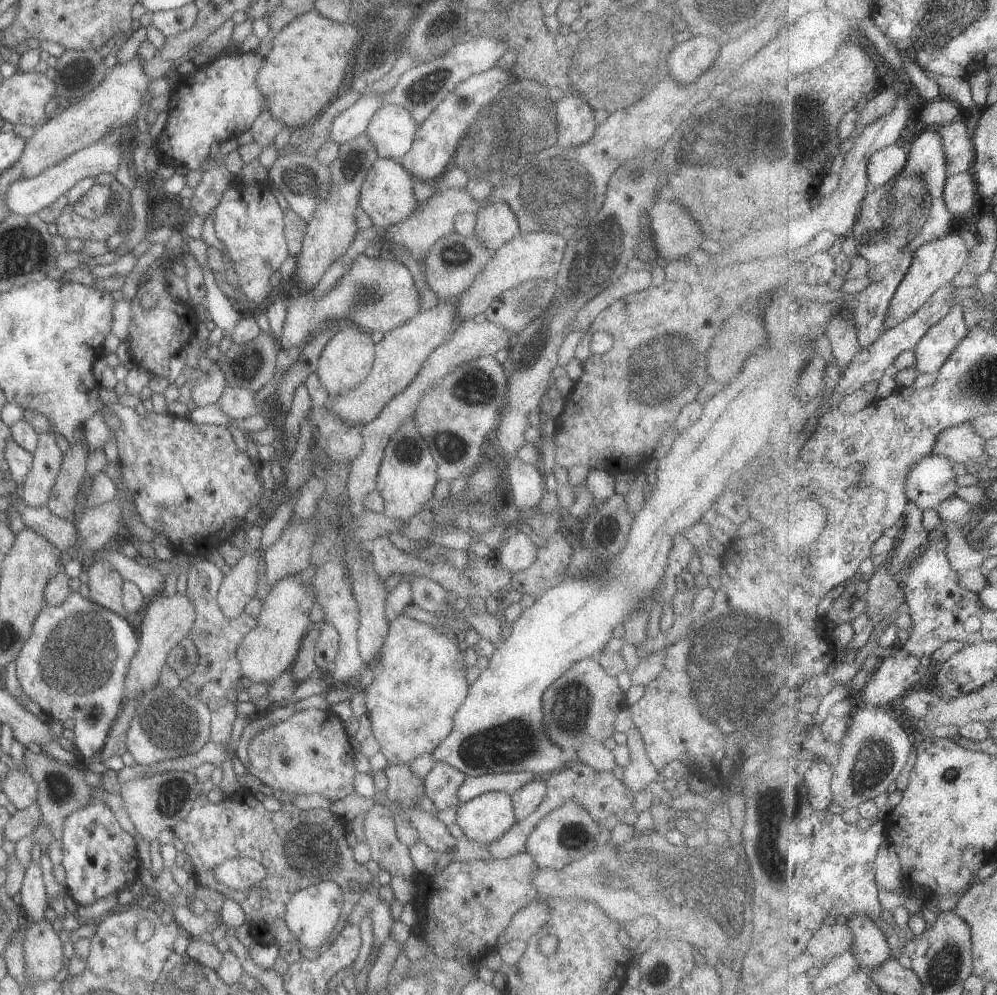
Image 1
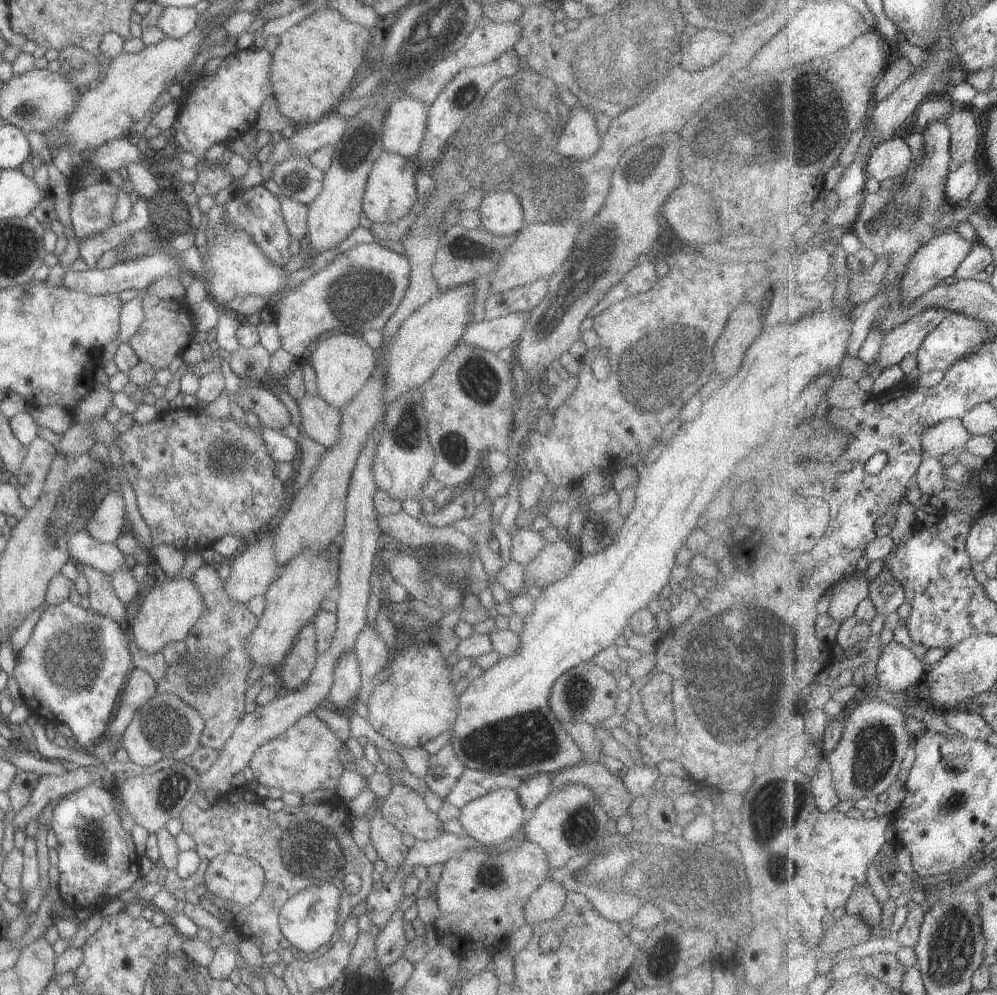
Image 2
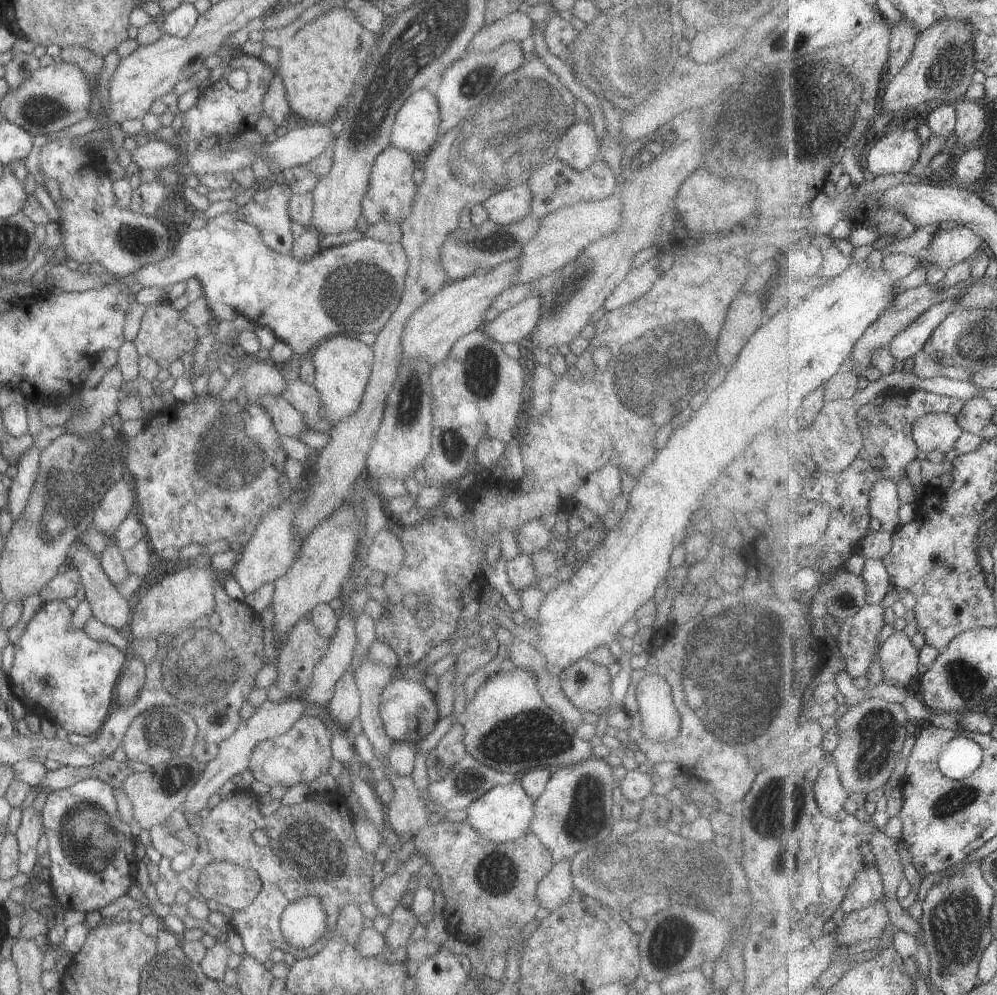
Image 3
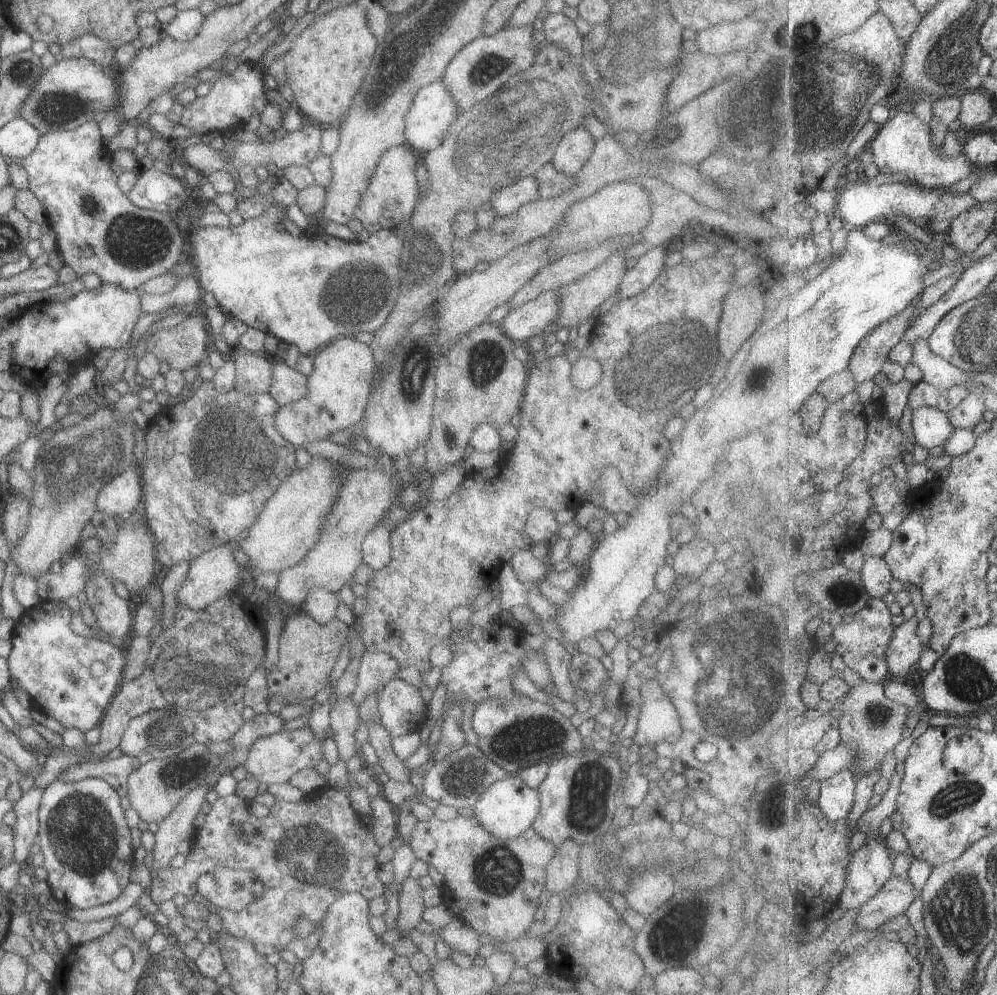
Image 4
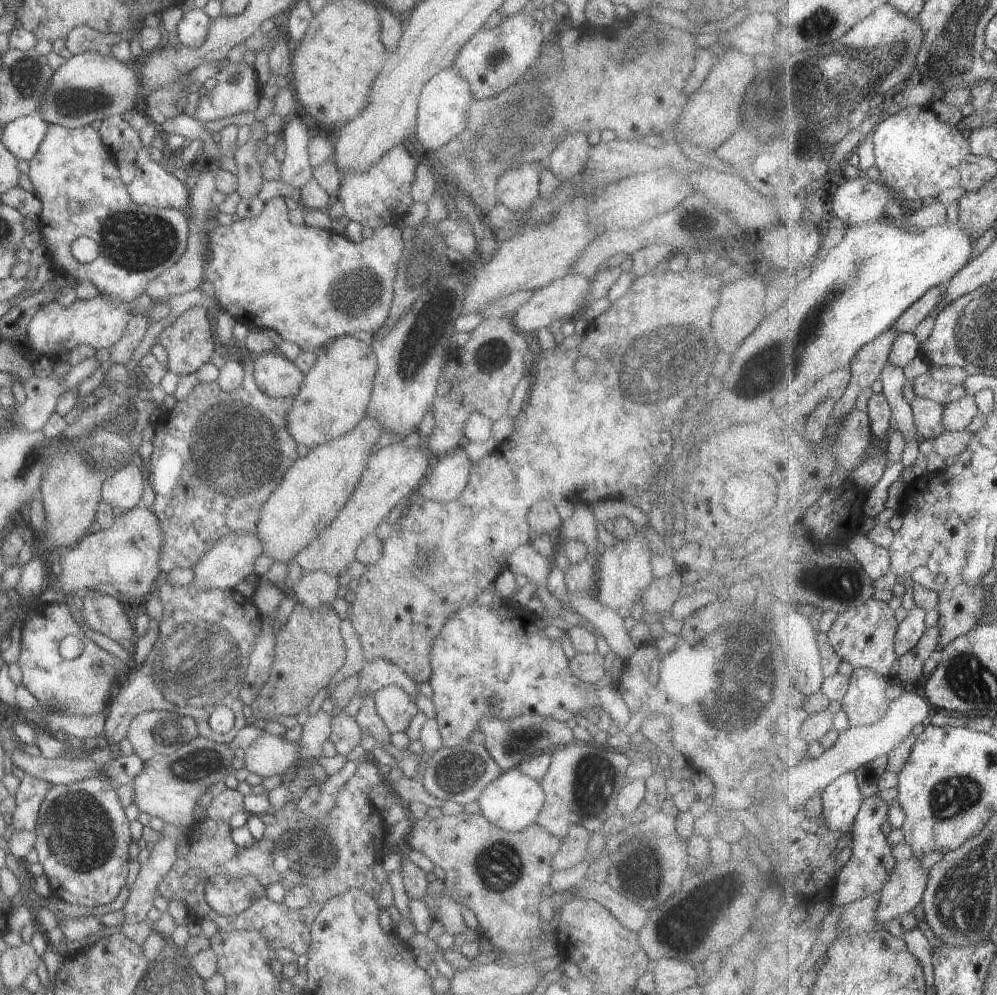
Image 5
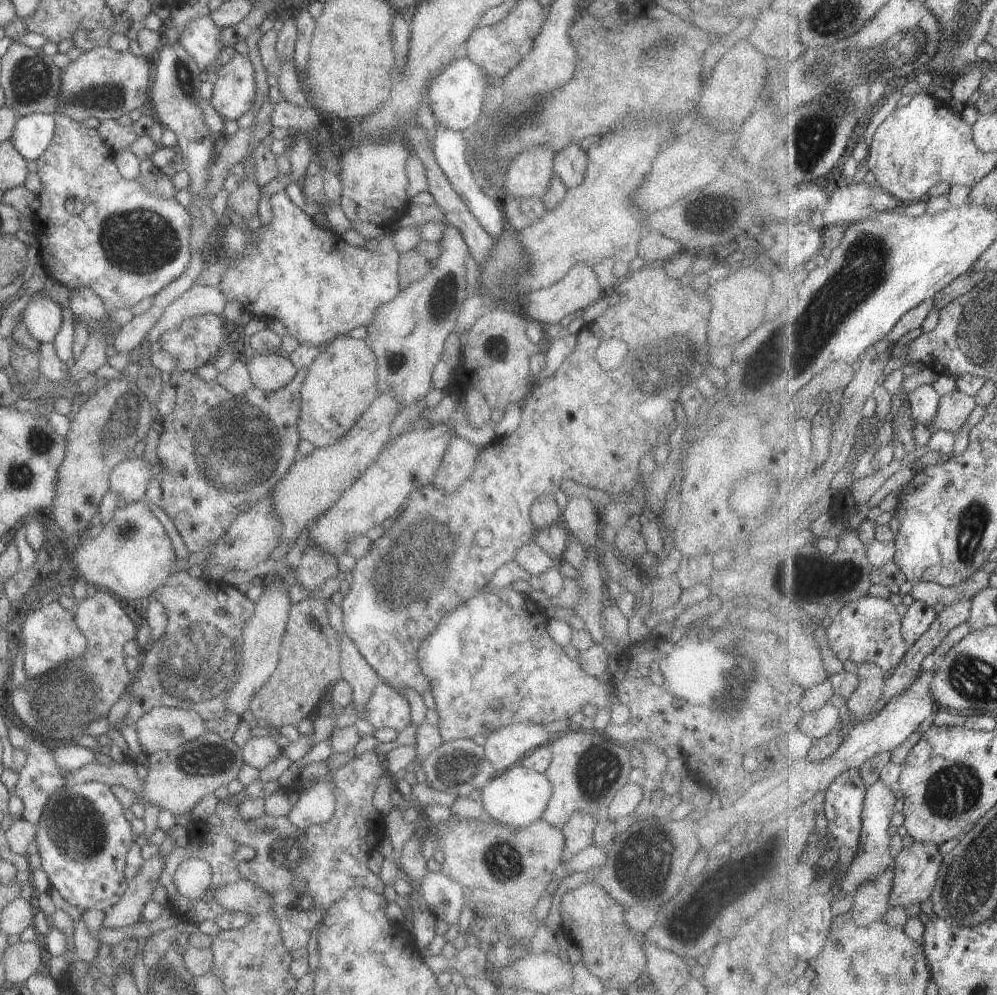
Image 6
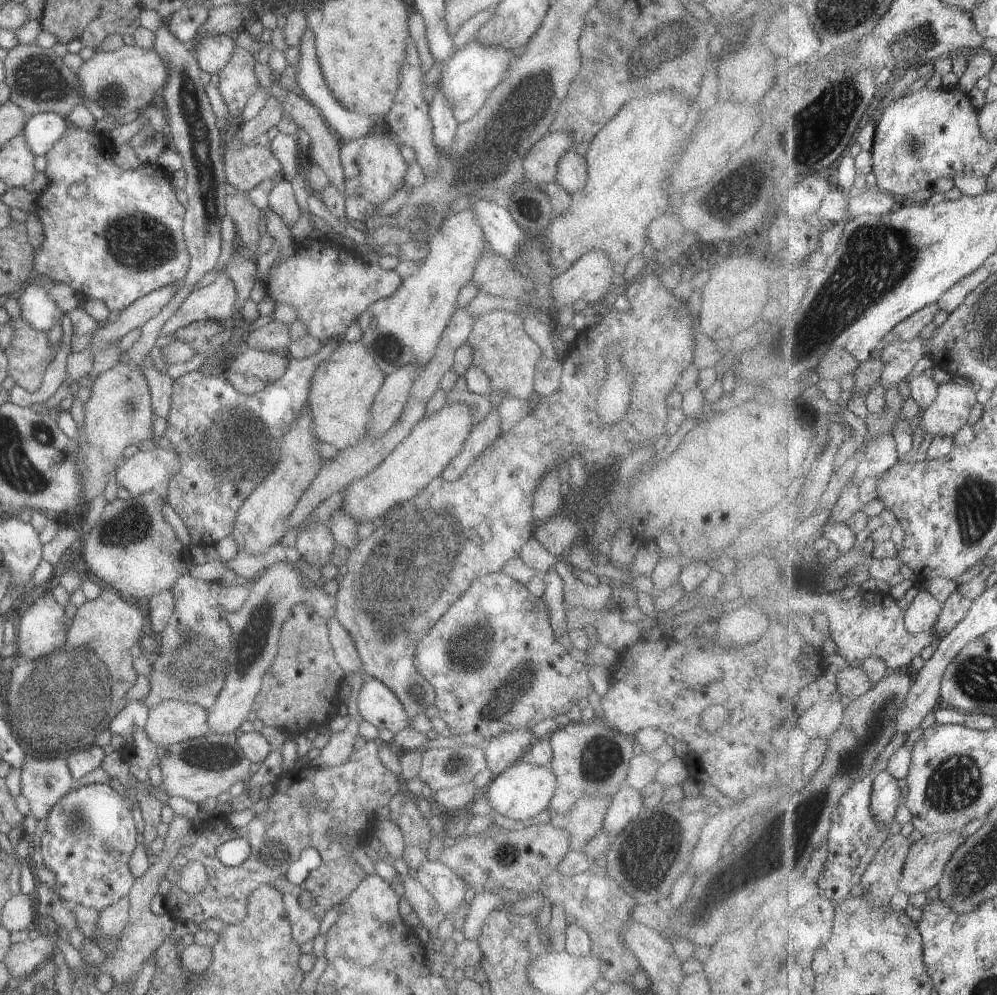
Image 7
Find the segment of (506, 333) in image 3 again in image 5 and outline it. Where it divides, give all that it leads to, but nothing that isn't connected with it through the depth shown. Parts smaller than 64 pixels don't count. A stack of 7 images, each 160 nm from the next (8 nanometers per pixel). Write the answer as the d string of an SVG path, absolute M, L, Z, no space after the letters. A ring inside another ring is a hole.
M569 273L563 278L541 286L541 288L533 291L529 300L523 302L521 307L517 308L510 316L515 328L521 333L534 334L540 328L554 324L556 321L563 322L569 318L574 318L583 307L583 298L589 292L589 282L590 279L581 276L581 274Z

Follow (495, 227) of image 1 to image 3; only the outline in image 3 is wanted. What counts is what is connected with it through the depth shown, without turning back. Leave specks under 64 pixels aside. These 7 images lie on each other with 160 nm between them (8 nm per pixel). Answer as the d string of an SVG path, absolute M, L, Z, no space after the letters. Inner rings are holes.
M526 183L505 186L504 190L493 193L483 202L487 220L496 225L510 225L523 218L530 211L532 194Z

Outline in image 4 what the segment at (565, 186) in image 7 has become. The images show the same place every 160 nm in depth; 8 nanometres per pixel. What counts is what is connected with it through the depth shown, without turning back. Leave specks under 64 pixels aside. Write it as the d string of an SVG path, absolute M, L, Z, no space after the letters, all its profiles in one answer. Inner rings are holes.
M579 125L559 139L549 162L558 173L573 177L589 158L594 142L589 131Z

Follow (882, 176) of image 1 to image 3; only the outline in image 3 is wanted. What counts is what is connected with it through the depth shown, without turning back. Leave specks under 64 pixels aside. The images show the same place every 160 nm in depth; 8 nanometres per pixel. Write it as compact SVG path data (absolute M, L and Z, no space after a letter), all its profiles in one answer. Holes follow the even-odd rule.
M902 127L888 131L885 136L878 136L867 157L866 168L874 177L911 172L923 150L923 144L914 130Z

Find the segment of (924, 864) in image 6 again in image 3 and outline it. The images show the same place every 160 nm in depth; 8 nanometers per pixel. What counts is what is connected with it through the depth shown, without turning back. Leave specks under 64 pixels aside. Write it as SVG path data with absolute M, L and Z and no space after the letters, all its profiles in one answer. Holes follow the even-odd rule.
M885 902L848 913L843 922L836 927L837 944L851 947L861 941L879 939L889 928L889 912L885 910Z

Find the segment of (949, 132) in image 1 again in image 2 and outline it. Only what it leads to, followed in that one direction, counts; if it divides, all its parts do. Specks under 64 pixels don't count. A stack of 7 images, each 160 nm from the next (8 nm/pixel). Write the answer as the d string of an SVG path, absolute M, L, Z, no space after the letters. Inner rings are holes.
M957 105L955 112L945 120L952 132L952 168L960 169L966 162L975 160L979 144L981 144L981 128L978 120L979 112L970 106Z

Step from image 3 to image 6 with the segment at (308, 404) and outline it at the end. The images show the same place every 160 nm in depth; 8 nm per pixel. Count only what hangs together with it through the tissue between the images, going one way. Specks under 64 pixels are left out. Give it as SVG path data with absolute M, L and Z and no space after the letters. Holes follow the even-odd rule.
M279 351L254 353L249 361L244 362L253 386L265 393L281 389L297 372L291 361L279 355Z

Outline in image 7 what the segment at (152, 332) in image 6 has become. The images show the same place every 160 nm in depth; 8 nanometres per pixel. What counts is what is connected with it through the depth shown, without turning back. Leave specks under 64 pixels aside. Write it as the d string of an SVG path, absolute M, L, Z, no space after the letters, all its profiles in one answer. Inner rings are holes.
M223 270L209 283L191 291L176 308L176 311L159 329L160 339L169 336L178 328L199 320L223 322L227 317L236 317L234 310L235 289Z

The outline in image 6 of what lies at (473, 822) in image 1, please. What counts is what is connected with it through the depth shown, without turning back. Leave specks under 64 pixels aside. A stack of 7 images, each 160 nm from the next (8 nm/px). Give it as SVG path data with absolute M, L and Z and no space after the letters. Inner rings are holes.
M518 762L495 776L480 788L480 804L485 818L501 822L513 828L524 827L540 818L549 800L552 788L544 773L536 773L522 767Z

